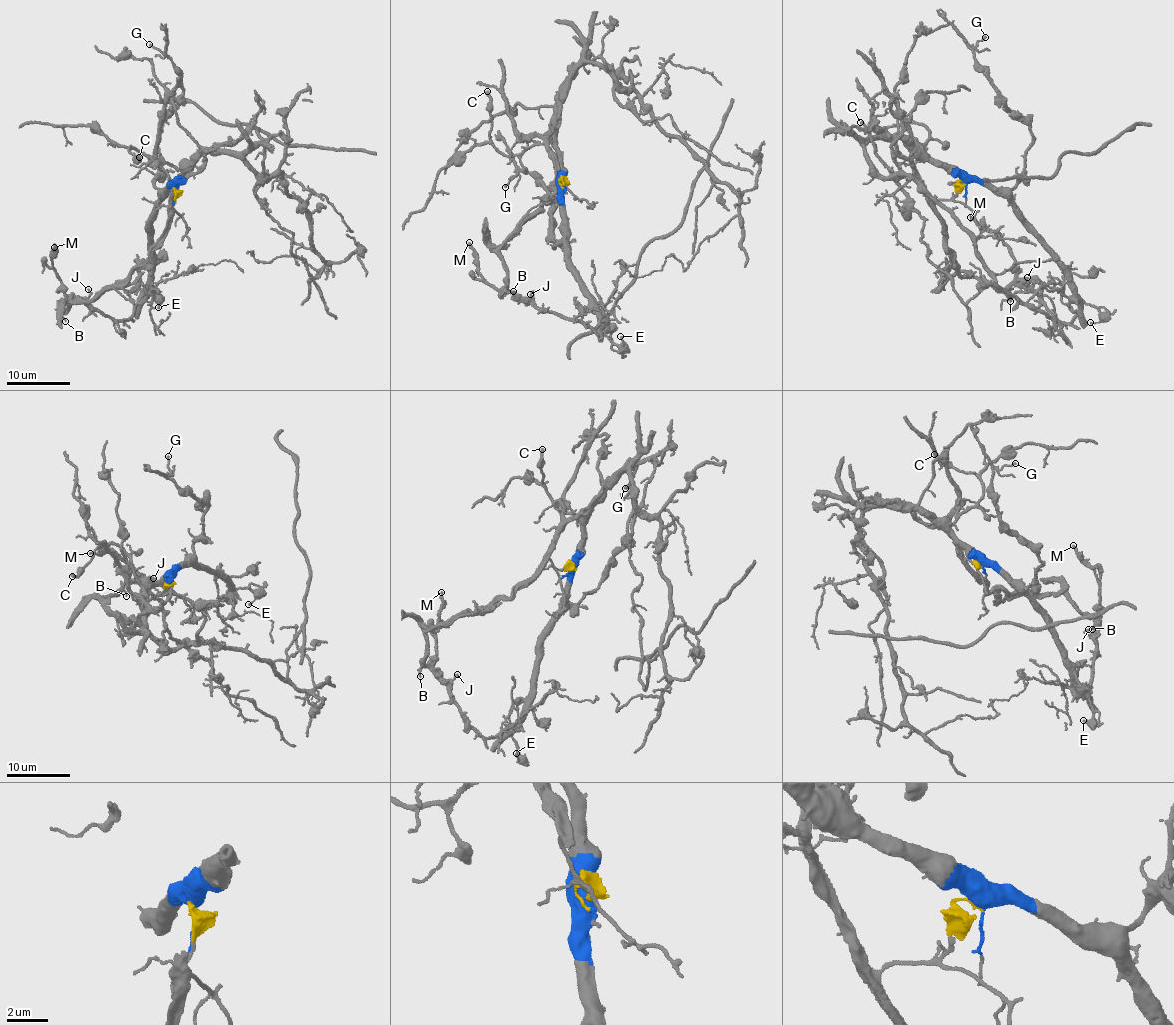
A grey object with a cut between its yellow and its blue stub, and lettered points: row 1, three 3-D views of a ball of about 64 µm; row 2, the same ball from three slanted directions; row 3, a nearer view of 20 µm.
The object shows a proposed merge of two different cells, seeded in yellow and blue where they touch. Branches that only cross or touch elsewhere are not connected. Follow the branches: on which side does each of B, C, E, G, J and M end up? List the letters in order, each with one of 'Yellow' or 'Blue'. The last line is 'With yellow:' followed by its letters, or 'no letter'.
B: Yellow
C: Blue
E: Blue
G: Blue
J: Yellow
M: Yellow
With yellow: B, J, M

